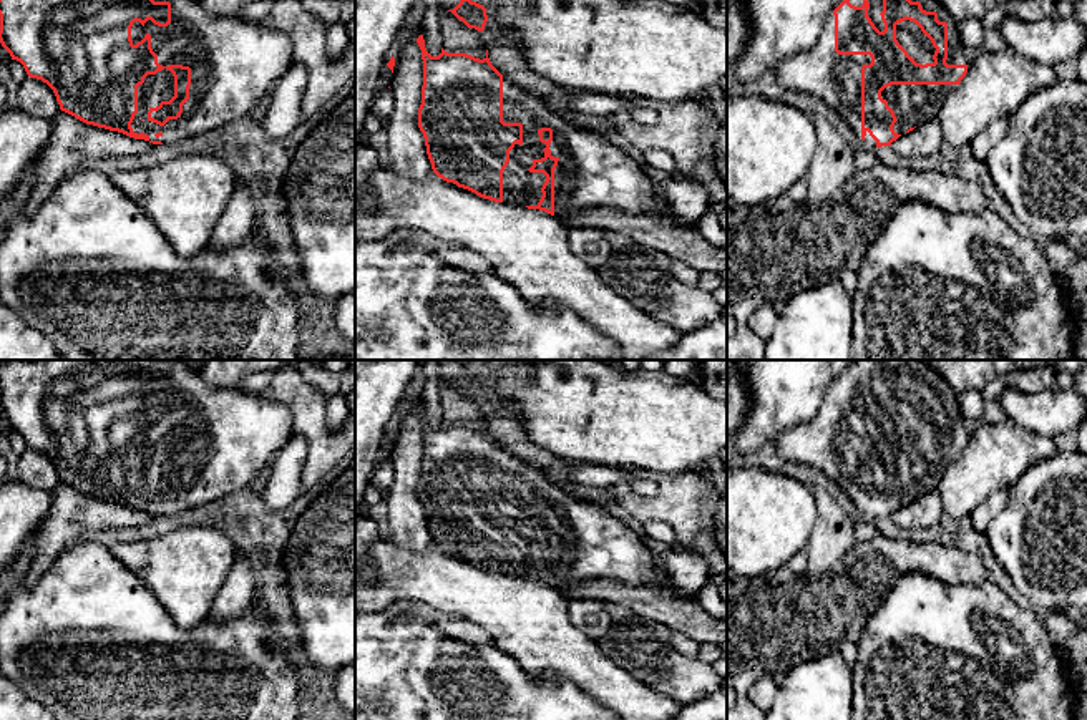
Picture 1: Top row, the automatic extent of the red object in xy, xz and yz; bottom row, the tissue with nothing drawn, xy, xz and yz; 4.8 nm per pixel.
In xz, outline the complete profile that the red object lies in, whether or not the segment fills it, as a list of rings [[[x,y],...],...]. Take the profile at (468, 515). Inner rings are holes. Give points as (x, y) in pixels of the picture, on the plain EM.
[[[423,406],[417,410],[417,415],[423,431],[418,499],[425,509],[431,541],[438,549],[480,569],[514,579],[539,581],[558,591],[599,579],[627,586],[657,584],[675,591],[670,577],[659,566],[659,556],[631,526],[609,514],[602,504],[571,496],[551,481],[544,469],[513,456],[491,436],[488,421],[483,431],[466,425],[448,425],[443,420],[438,428],[431,428],[425,420]]]

